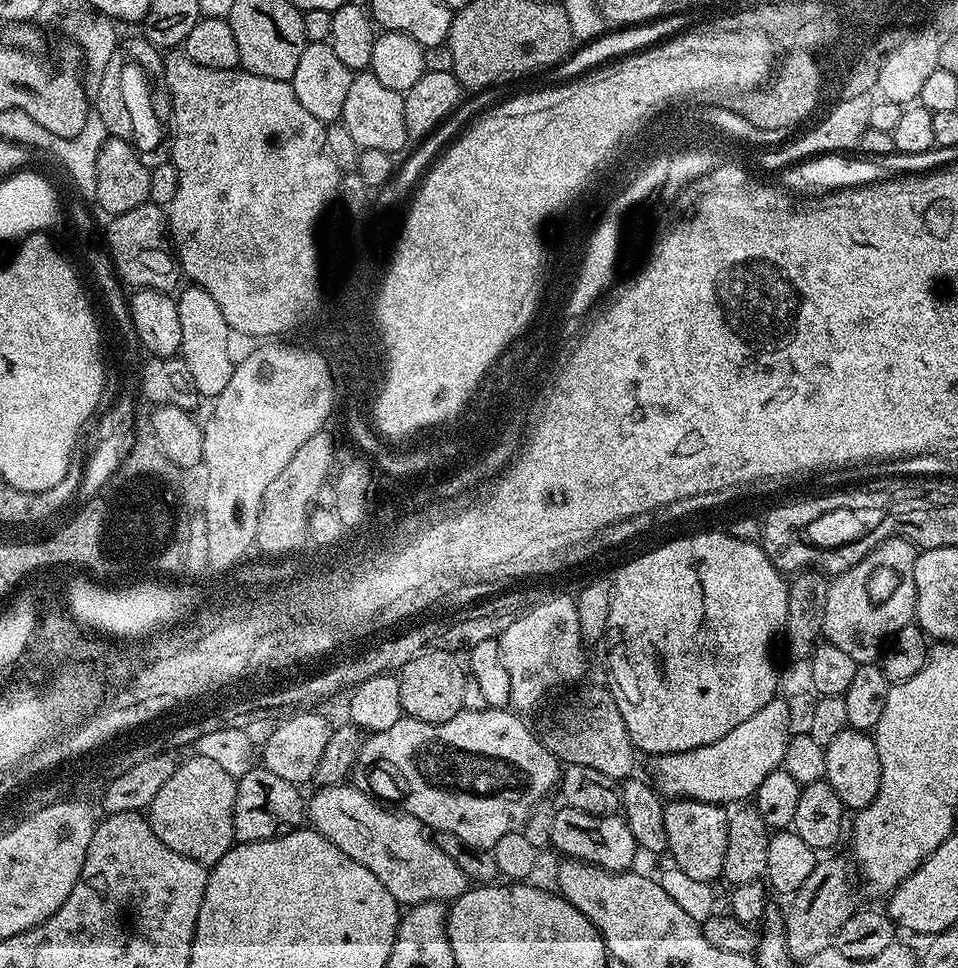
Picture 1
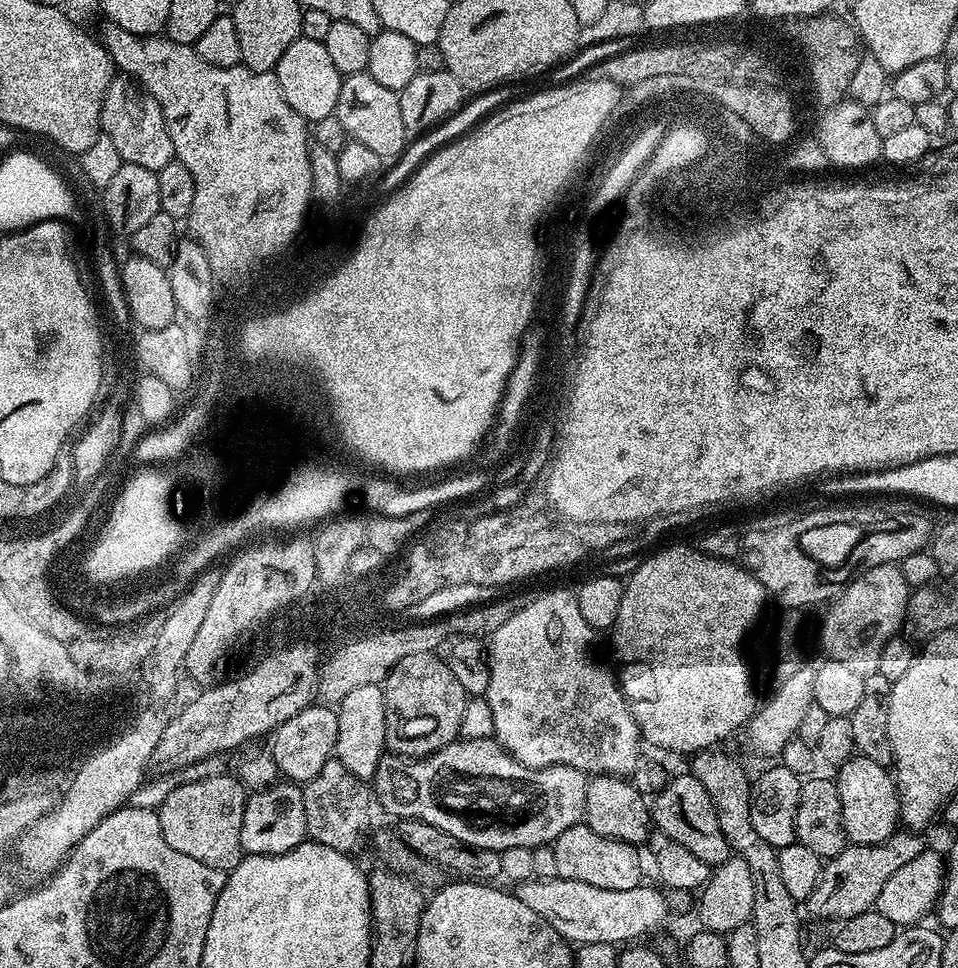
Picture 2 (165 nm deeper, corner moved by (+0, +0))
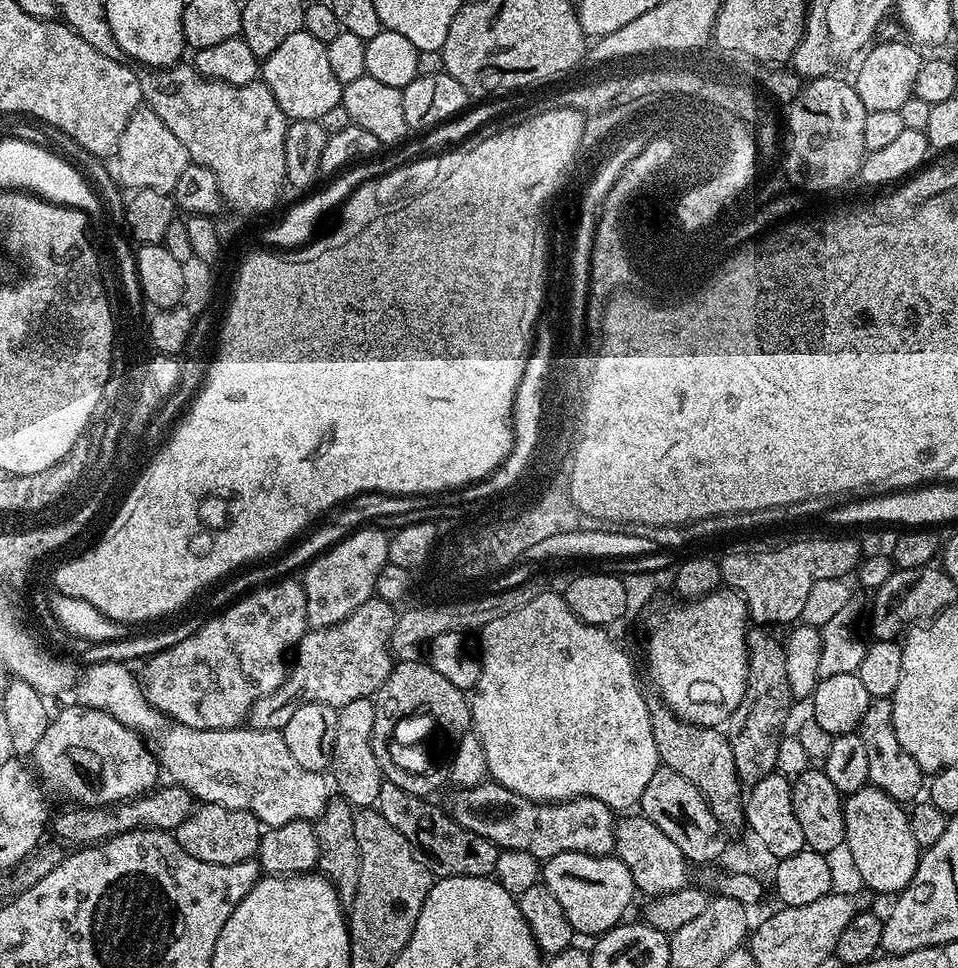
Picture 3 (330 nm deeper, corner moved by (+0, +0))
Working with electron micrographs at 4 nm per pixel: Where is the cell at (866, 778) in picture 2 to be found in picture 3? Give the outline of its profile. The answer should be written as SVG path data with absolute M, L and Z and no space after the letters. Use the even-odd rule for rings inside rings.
M865 786L856 792L847 793L844 801L844 821L846 822L844 843L848 844L851 857L858 866L863 887L872 894L875 892L892 892L891 894L903 892L914 878L922 851L922 845L914 838L912 822L905 805L884 793L882 789Z

